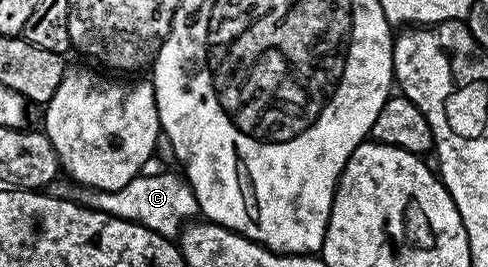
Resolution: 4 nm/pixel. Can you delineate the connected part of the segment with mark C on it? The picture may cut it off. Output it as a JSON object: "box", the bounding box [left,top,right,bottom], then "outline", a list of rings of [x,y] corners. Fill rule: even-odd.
{"box":[96,172,199,239],"outline":[[[142,172],[133,178],[123,188],[103,190],[96,195],[96,209],[110,214],[112,218],[122,218],[128,222],[139,224],[151,232],[161,234],[172,239],[178,233],[182,224],[198,217],[199,211],[195,192],[180,173],[177,174],[149,174]]]}

